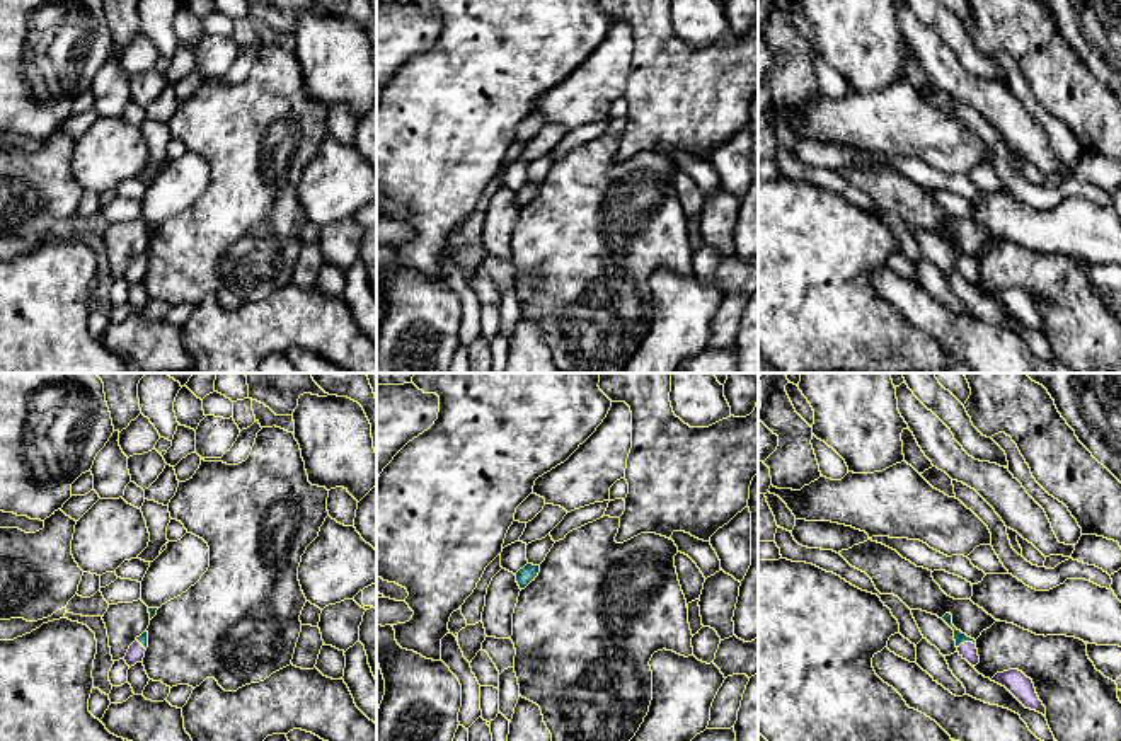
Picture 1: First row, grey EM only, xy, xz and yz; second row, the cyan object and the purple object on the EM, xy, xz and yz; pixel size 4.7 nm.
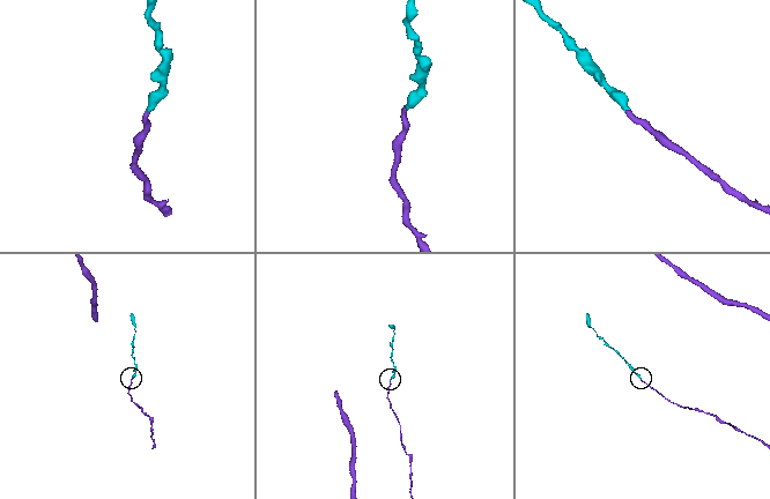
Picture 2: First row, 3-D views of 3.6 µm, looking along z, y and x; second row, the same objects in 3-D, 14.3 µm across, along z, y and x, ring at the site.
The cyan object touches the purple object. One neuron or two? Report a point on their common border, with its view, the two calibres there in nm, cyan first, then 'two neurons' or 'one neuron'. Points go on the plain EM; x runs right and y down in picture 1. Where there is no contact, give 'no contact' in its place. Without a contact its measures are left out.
contact yz (966, 259); calibres 60 and 80 nm; one neuron

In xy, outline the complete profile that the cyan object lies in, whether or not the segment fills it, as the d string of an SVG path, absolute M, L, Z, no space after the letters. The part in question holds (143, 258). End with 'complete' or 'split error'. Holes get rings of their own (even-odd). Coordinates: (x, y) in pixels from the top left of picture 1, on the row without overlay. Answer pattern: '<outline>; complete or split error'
M143 250L136 259L129 264L124 279L131 286L136 281L141 281L145 276L145 269L148 266L148 250Z; split error

